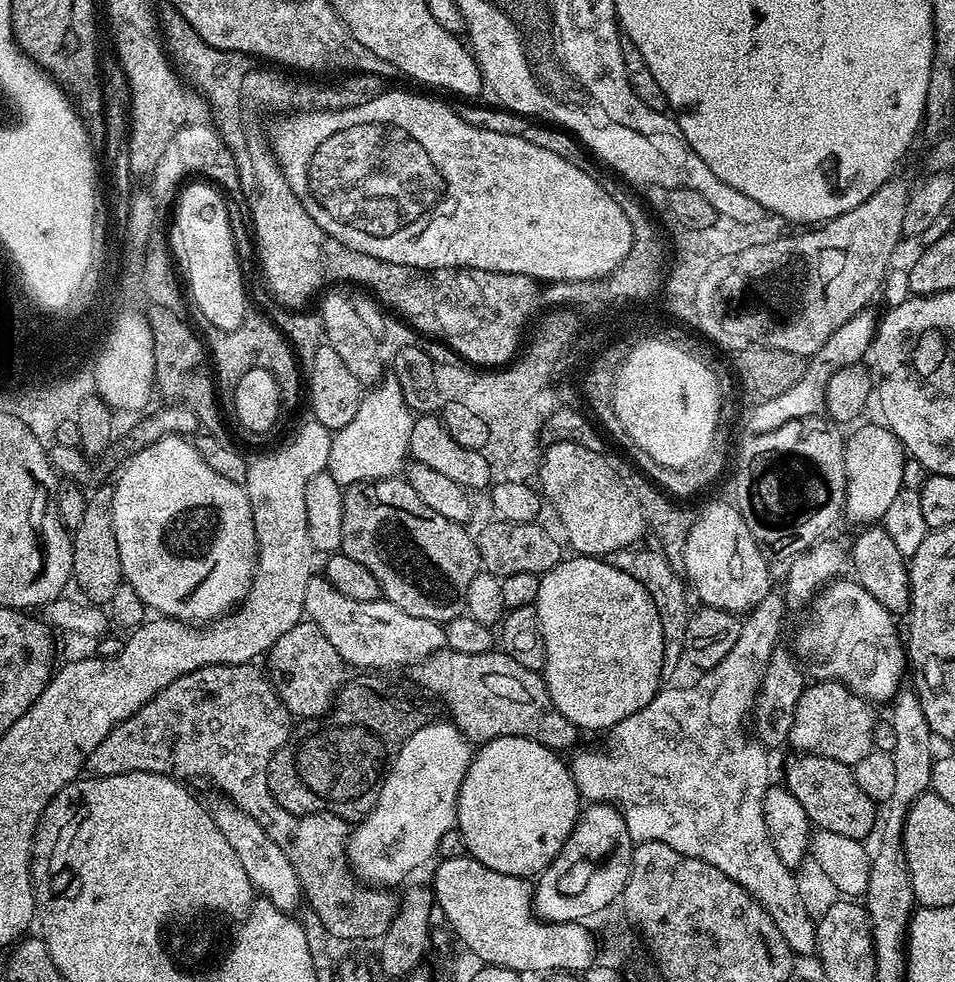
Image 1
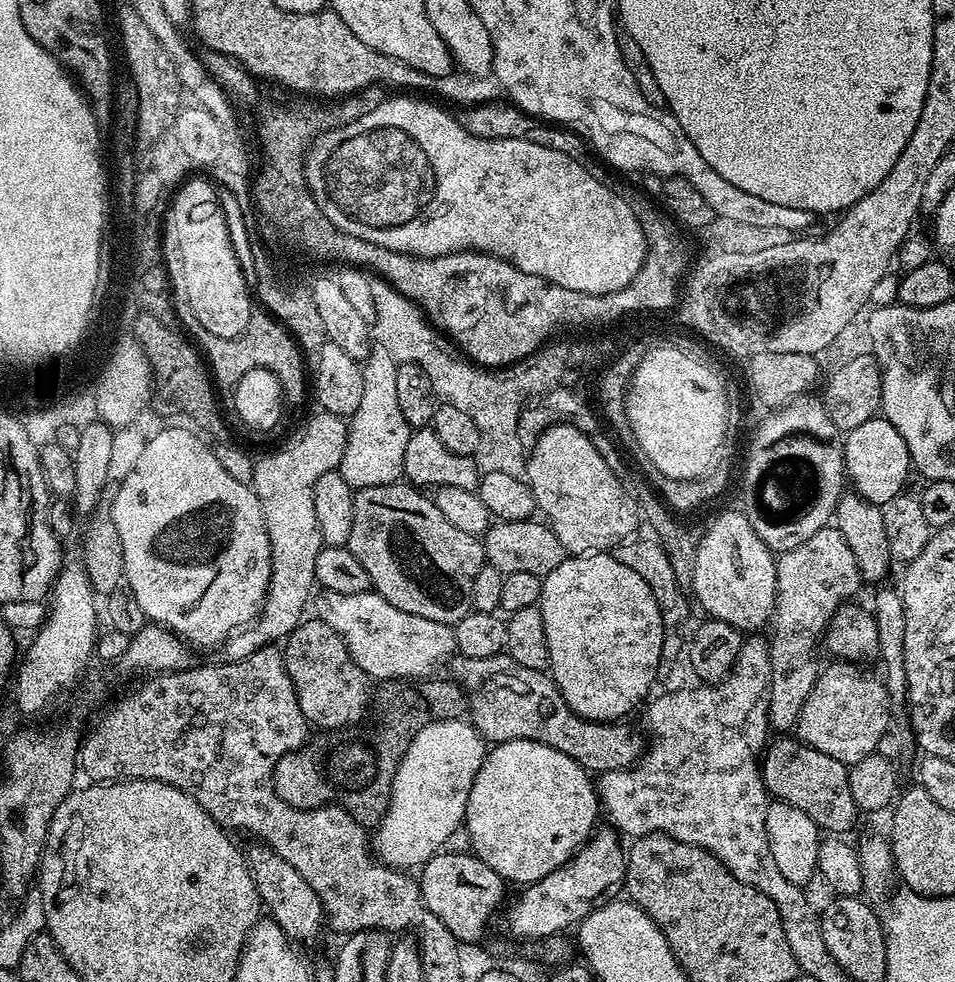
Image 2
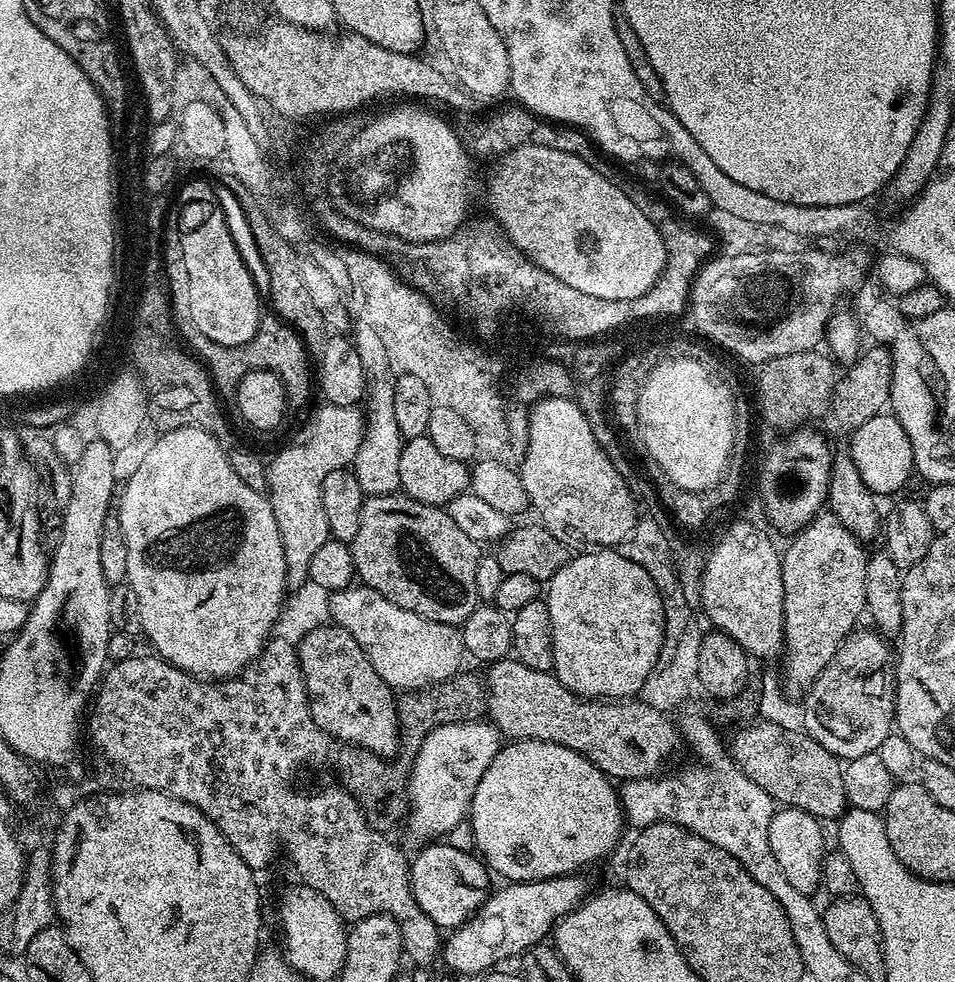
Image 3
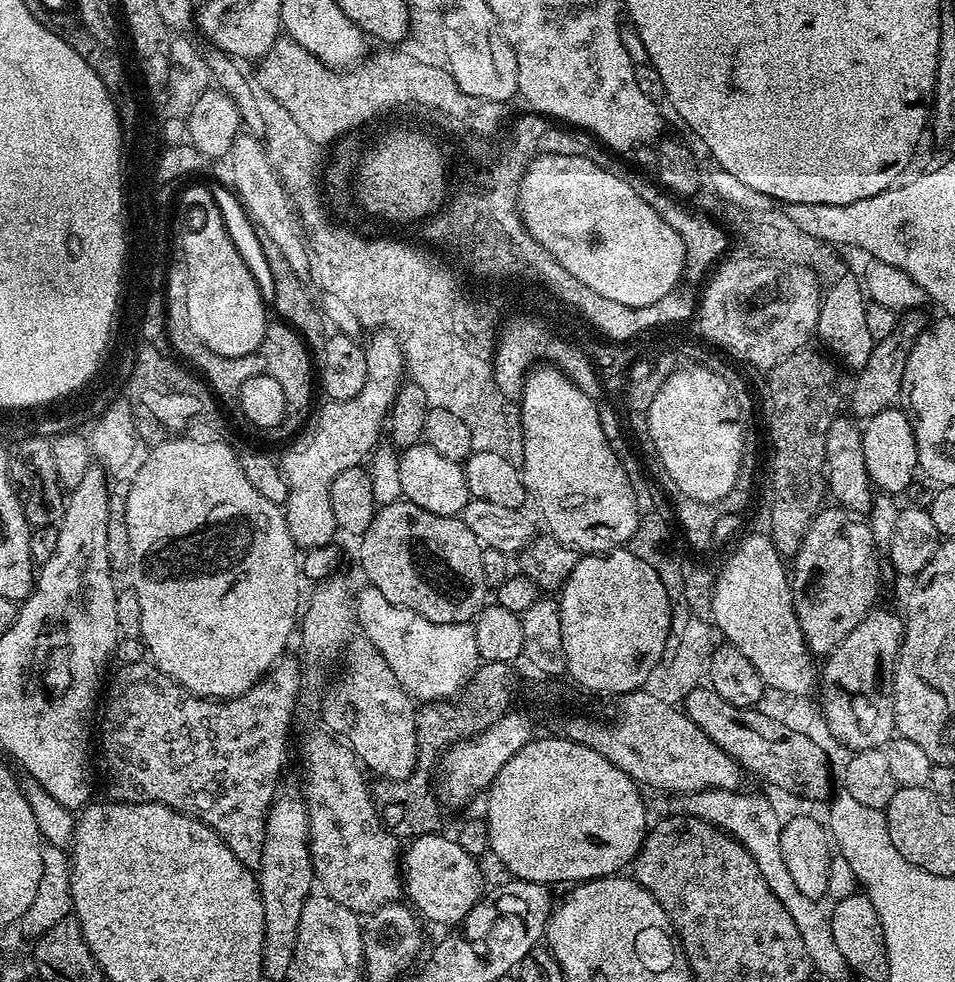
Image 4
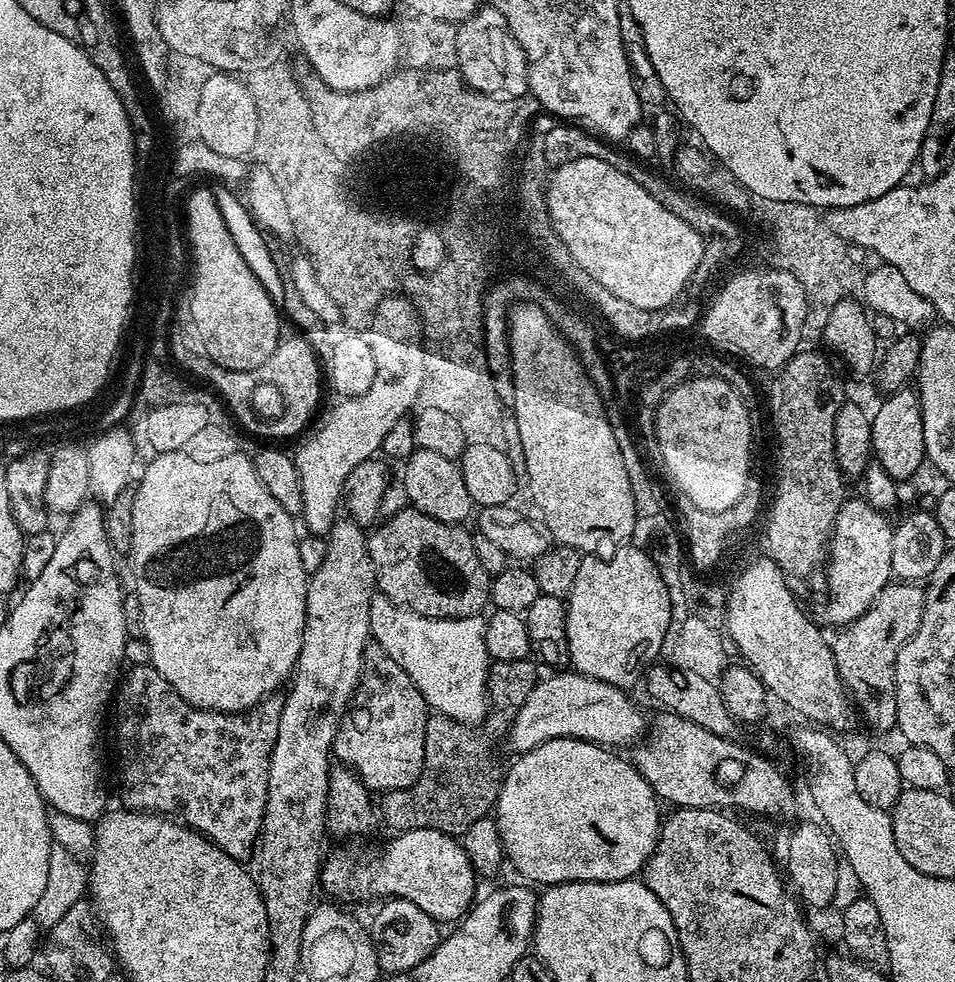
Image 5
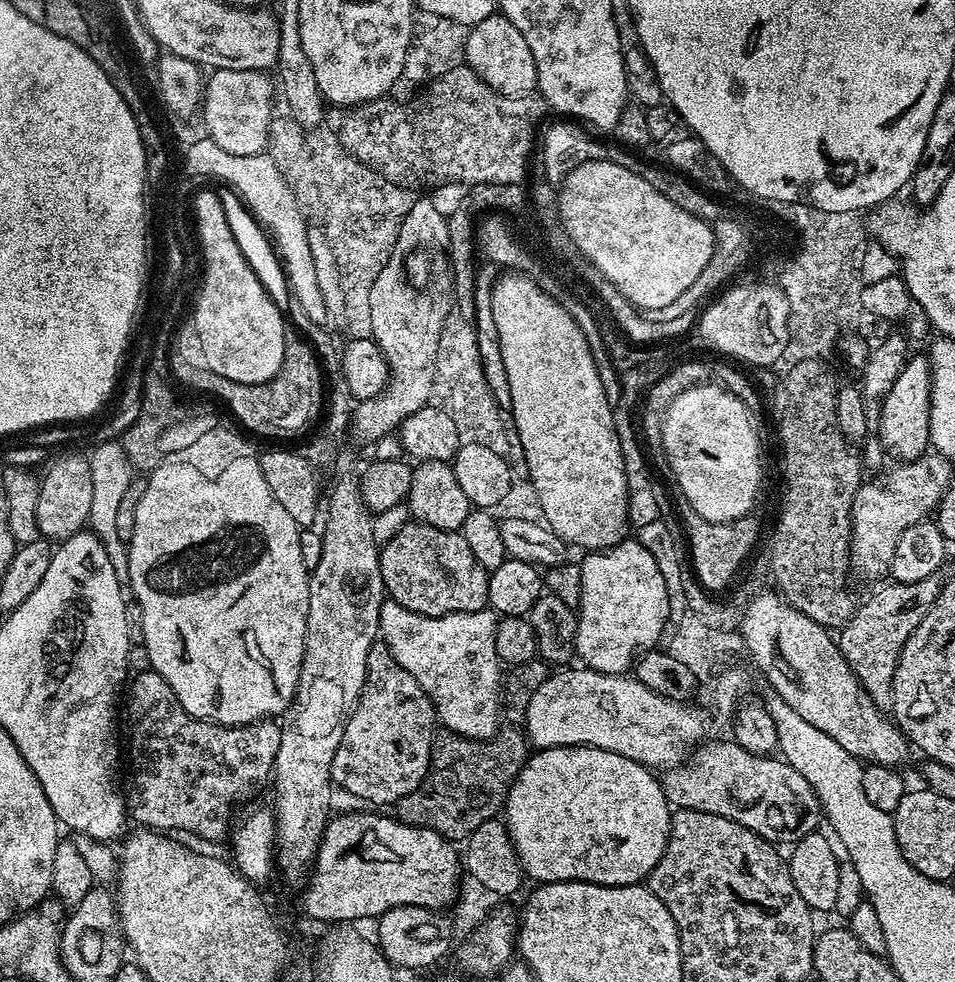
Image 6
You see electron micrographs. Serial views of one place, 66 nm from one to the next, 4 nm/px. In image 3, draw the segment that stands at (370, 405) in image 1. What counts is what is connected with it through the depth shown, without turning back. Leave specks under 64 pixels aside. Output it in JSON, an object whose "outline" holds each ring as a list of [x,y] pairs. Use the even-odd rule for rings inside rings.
{"outline":[[[354,320],[352,324],[352,341],[358,350],[358,358],[362,361],[362,368],[367,374],[366,389],[366,428],[362,445],[352,463],[352,471],[358,478],[359,486],[367,495],[381,496],[392,493],[400,487],[399,459],[404,449],[404,438],[395,421],[394,411],[394,374],[385,356],[383,339],[379,332],[365,324],[364,321]]]}

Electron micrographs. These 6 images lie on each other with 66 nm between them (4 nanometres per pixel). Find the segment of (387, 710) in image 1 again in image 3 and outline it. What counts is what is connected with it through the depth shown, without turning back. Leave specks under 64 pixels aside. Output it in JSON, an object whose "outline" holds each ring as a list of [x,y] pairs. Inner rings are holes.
{"outline":[[[467,670],[443,680],[438,686],[427,690],[408,690],[399,697],[396,709],[400,715],[402,747],[395,759],[376,756],[373,752],[352,750],[344,760],[348,773],[342,780],[342,786],[360,803],[360,809],[373,828],[384,830],[387,824],[396,824],[399,820],[401,823],[405,819],[410,808],[406,781],[412,762],[416,759],[416,751],[422,746],[426,734],[430,734],[439,724],[465,724],[468,720],[479,720],[485,715],[487,707],[488,689],[485,681]]]}

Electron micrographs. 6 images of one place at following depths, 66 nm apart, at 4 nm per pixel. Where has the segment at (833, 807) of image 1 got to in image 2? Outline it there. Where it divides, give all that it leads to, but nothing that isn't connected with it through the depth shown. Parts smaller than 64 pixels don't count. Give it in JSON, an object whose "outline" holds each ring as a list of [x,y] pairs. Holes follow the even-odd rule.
{"outline":[[[778,736],[767,745],[761,759],[761,772],[769,795],[809,814],[821,831],[846,834],[844,832],[852,829],[860,818],[859,808],[850,792],[847,765],[808,744],[802,744],[795,737]]]}

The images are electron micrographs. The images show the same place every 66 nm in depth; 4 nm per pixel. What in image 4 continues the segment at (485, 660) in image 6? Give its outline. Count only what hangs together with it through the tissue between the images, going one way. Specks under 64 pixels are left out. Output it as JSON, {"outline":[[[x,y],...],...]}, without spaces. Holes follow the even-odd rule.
{"outline":[[[371,586],[355,593],[354,624],[367,640],[378,646],[378,654],[386,658],[394,678],[402,682],[408,695],[420,702],[459,697],[482,663],[471,623],[430,622],[430,618],[422,618],[422,614],[414,614],[414,610],[394,606],[394,602],[382,595],[382,590]]]}

